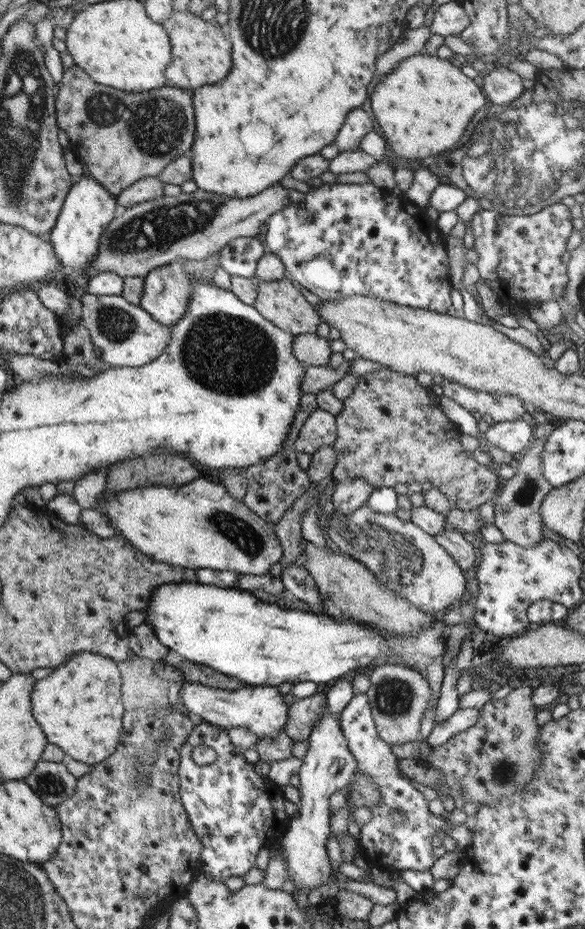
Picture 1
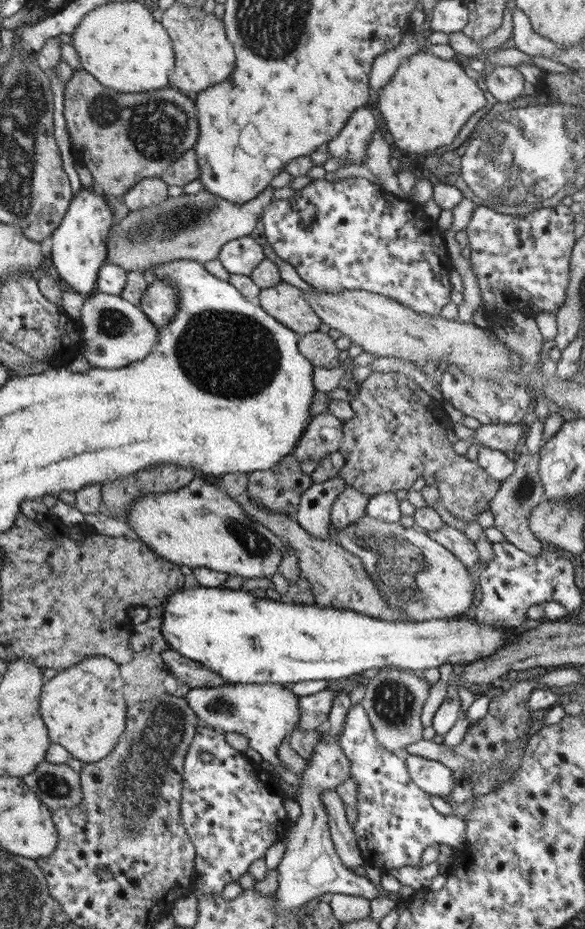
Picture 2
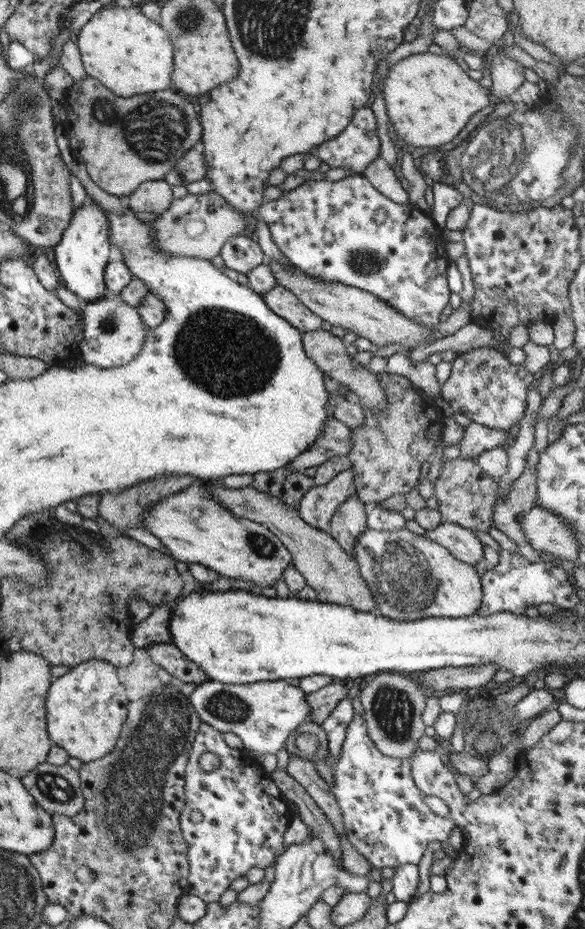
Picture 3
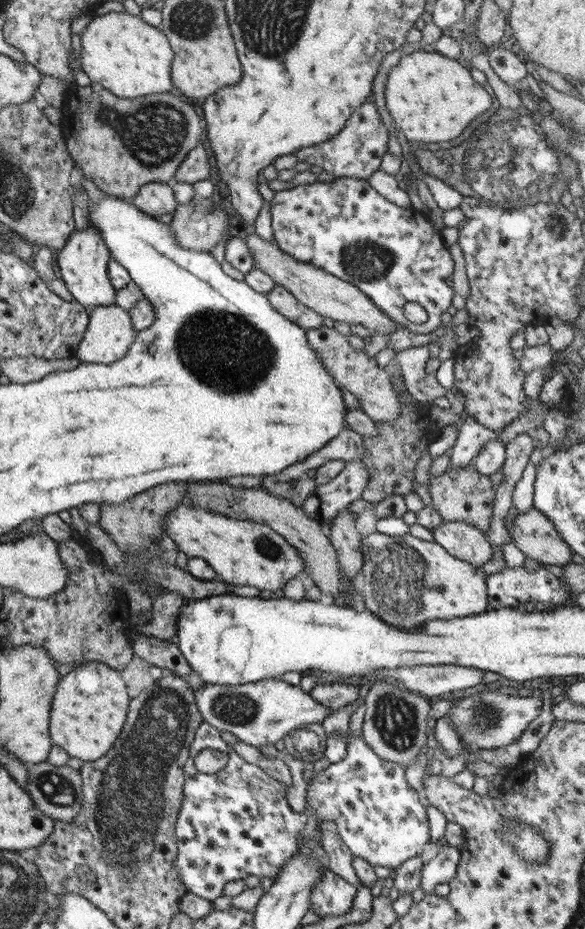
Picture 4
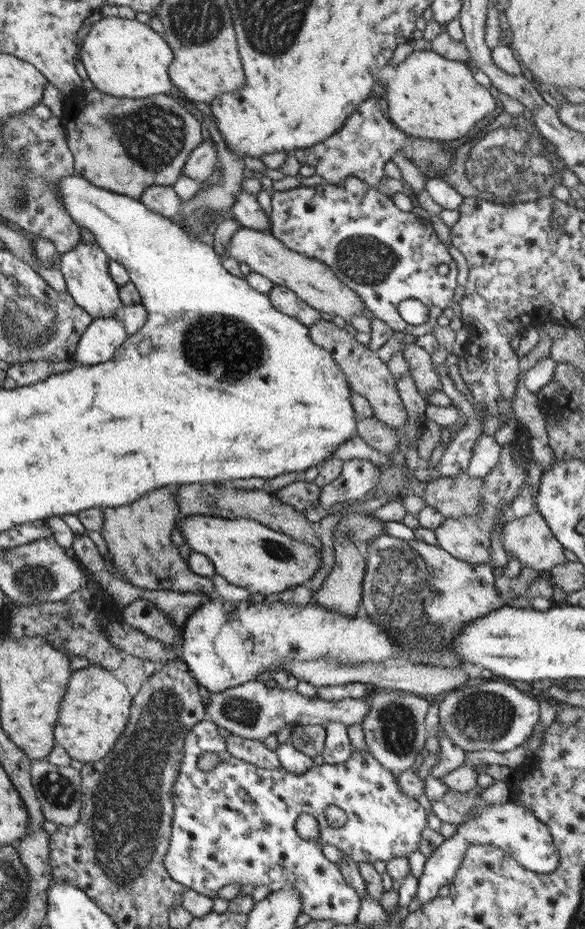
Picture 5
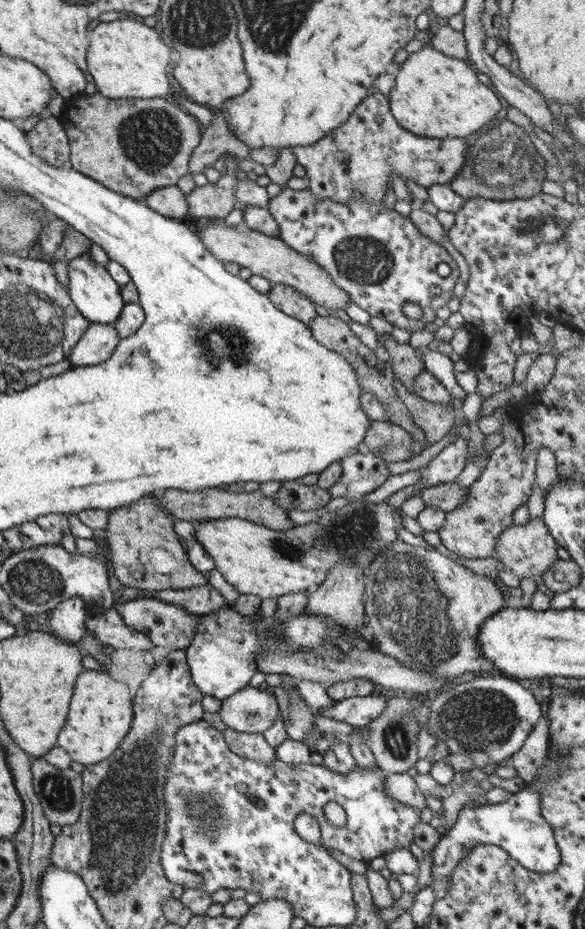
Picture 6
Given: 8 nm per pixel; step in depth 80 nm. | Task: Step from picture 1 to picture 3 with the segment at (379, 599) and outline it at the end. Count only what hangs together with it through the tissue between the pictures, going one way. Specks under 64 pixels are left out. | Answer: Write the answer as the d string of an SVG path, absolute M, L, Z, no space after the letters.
M219 484L217 489L211 491L209 489L209 492L232 515L255 521L277 536L283 547L289 551L295 570L300 573L307 586L315 591L316 601L350 607L358 612L375 613L375 602L371 598L369 587L359 574L358 564L354 558L339 548L337 542L332 540L327 532L317 531L303 522L295 507L267 493L256 491L251 486L233 489L224 488Z

